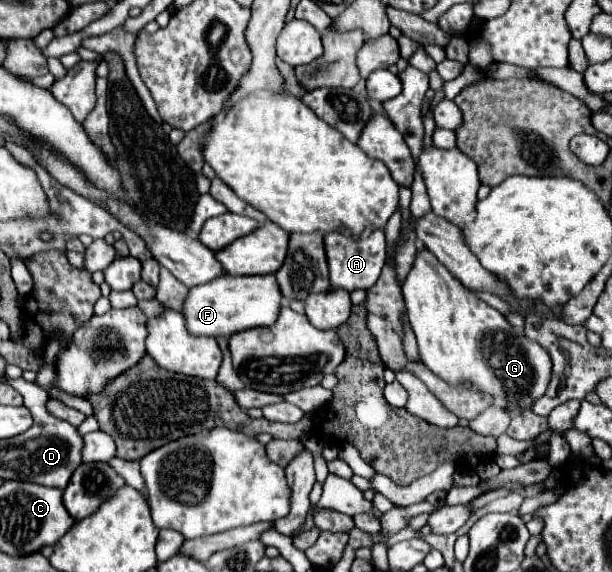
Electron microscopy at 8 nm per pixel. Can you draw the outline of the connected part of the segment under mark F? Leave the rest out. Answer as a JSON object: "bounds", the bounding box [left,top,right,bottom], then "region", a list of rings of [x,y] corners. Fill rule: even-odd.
{"bounds":[184,274,282,336],"region":[[[274,274],[264,276],[218,276],[202,286],[194,286],[188,292],[188,298],[184,302],[184,318],[186,326],[194,336],[232,336],[242,330],[258,328],[258,326],[272,326],[280,314],[282,308],[282,296],[280,288],[276,284]]]}

